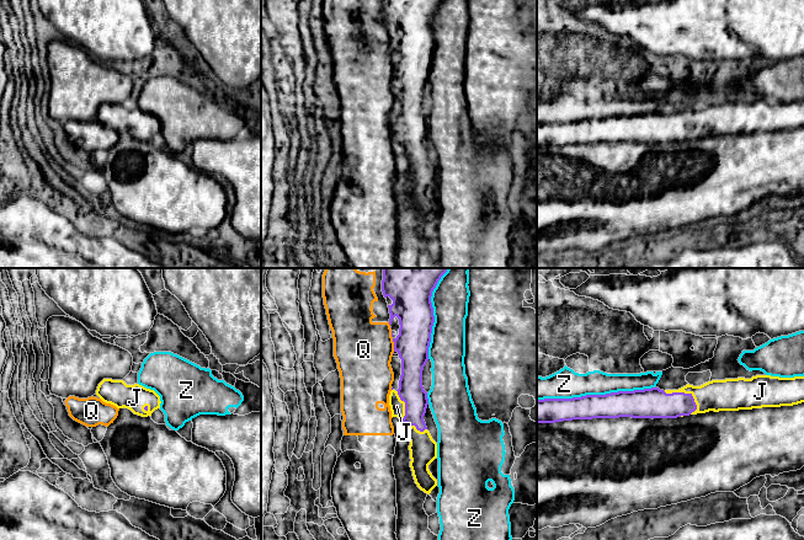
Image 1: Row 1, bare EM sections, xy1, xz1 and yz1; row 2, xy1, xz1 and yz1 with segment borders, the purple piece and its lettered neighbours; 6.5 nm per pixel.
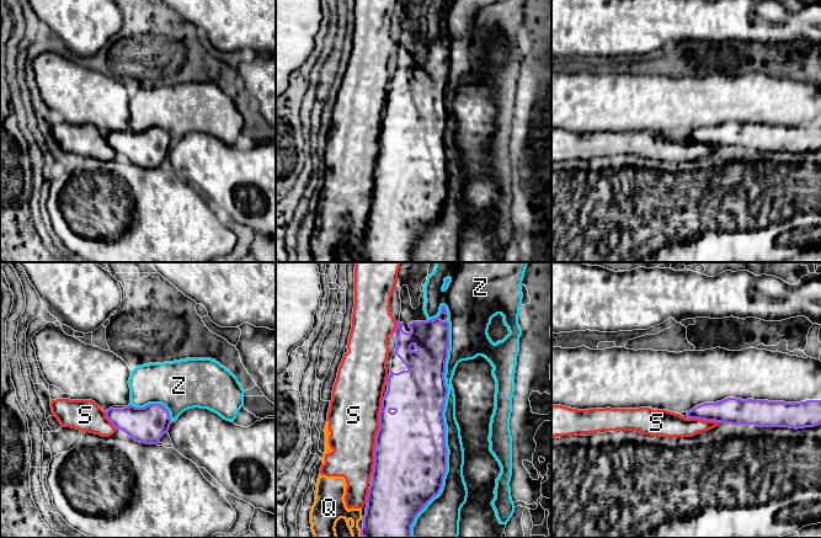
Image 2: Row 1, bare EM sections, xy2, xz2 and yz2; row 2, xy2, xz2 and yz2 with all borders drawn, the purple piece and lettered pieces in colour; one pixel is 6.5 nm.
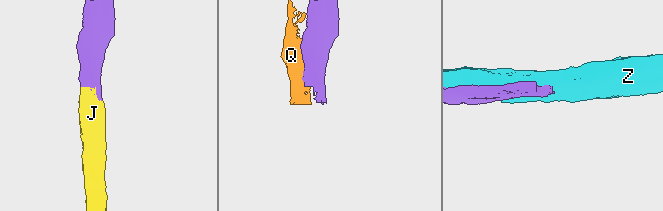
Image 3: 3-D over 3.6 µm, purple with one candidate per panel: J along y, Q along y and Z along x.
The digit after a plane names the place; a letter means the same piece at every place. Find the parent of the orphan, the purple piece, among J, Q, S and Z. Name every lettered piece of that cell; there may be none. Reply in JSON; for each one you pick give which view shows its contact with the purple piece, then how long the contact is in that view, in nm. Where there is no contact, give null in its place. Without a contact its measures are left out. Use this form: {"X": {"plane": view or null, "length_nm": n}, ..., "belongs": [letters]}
{"J": {"plane": "yz1", "length_nm": 260}, "belongs": ["J"]}

